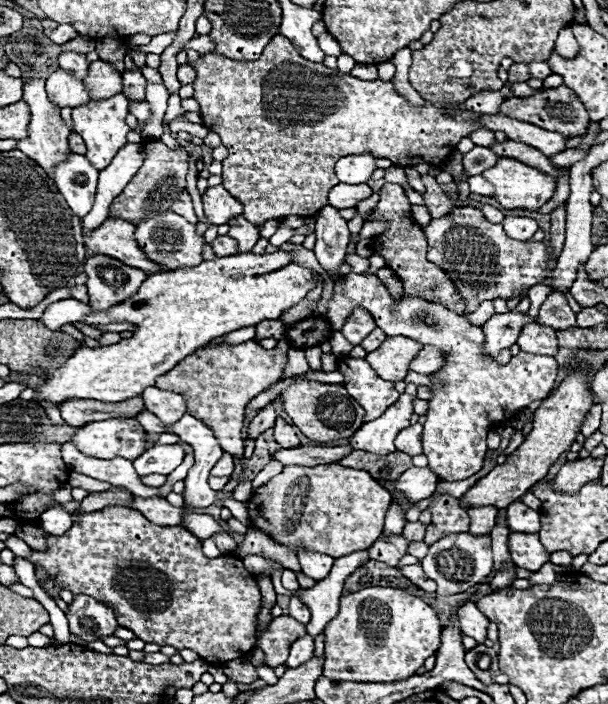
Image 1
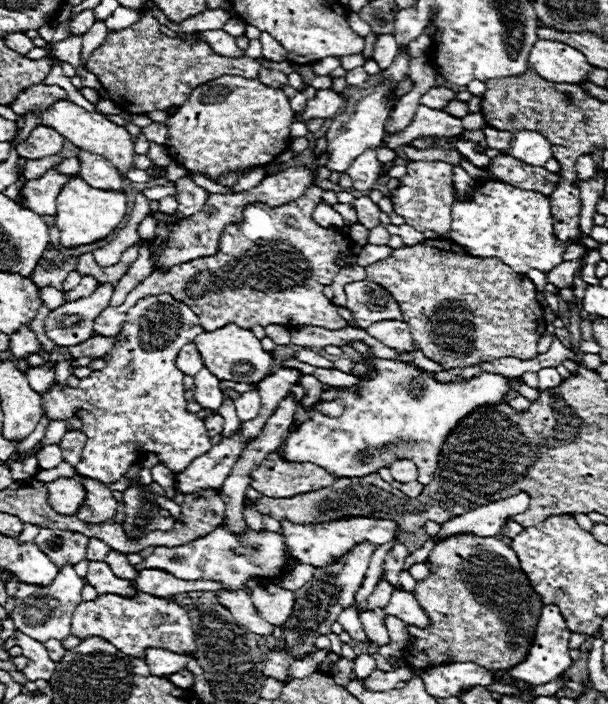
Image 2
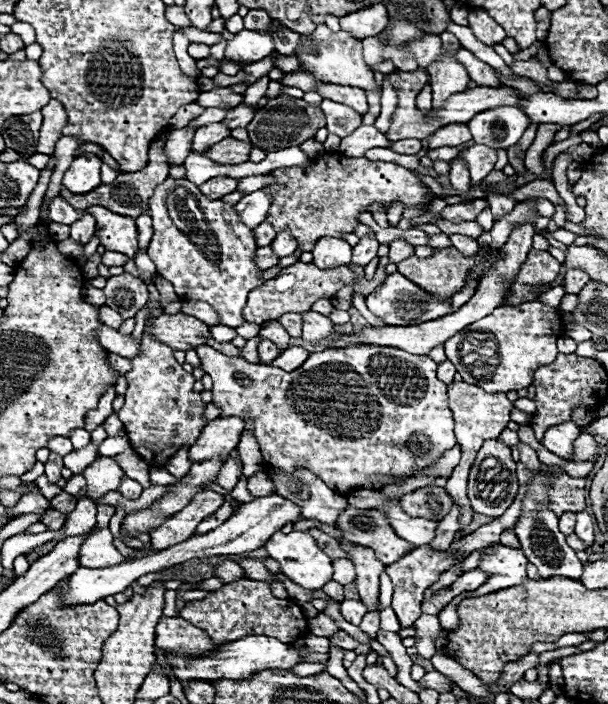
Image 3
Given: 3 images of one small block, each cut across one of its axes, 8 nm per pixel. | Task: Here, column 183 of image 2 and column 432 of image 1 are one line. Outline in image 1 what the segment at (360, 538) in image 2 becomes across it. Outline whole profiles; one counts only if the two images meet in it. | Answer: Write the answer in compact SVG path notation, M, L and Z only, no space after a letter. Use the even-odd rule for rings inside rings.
M450 534L440 542L434 542L424 560L420 560L428 578L438 582L436 594L450 596L458 592L466 592L468 588L486 582L492 572L492 540L490 536L472 536L464 534Z

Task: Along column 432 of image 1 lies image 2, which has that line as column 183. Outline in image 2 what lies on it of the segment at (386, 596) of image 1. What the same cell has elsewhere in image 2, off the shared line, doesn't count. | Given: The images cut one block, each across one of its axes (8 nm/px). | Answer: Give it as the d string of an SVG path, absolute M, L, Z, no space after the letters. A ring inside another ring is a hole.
M138 592L136 598L122 598L122 596L114 596L114 594L102 594L96 600L90 602L82 602L82 606L78 606L78 610L74 610L74 618L72 618L72 634L78 638L90 638L90 636L102 636L106 638L110 644L114 644L120 652L130 654L130 656L138 656L144 658L144 650L154 646L154 648L164 648L176 654L194 654L196 646L194 646L194 630L190 624L190 618L186 614L184 608L180 608L176 602L168 602L162 598L152 598L150 594Z

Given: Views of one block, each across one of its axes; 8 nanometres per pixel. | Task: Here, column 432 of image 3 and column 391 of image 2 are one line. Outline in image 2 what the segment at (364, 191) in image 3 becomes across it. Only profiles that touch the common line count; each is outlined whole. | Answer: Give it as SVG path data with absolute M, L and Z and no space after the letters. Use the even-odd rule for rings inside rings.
M410 162L408 174L400 180L400 186L390 194L394 212L400 214L408 226L418 232L432 230L438 236L450 232L450 214L454 204L454 182L452 182L452 164L448 162Z

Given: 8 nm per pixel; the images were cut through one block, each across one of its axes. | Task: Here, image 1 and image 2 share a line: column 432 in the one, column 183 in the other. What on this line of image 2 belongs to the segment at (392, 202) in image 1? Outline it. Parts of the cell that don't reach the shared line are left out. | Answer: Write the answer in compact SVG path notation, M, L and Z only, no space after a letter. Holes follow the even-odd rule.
M310 186L298 200L276 208L250 204L240 224L226 226L220 236L218 254L184 262L168 272L152 272L126 296L122 306L102 310L94 320L94 336L118 334L126 322L128 310L138 300L154 294L170 294L188 304L194 314L198 314L206 332L226 324L238 324L248 330L256 324L282 324L288 328L322 326L328 330L348 326L336 312L336 306L322 294L322 288L332 284L334 276L340 272L334 264L336 256L350 246L350 238L342 232L312 222L312 210L322 202L322 194L324 190L320 186Z

